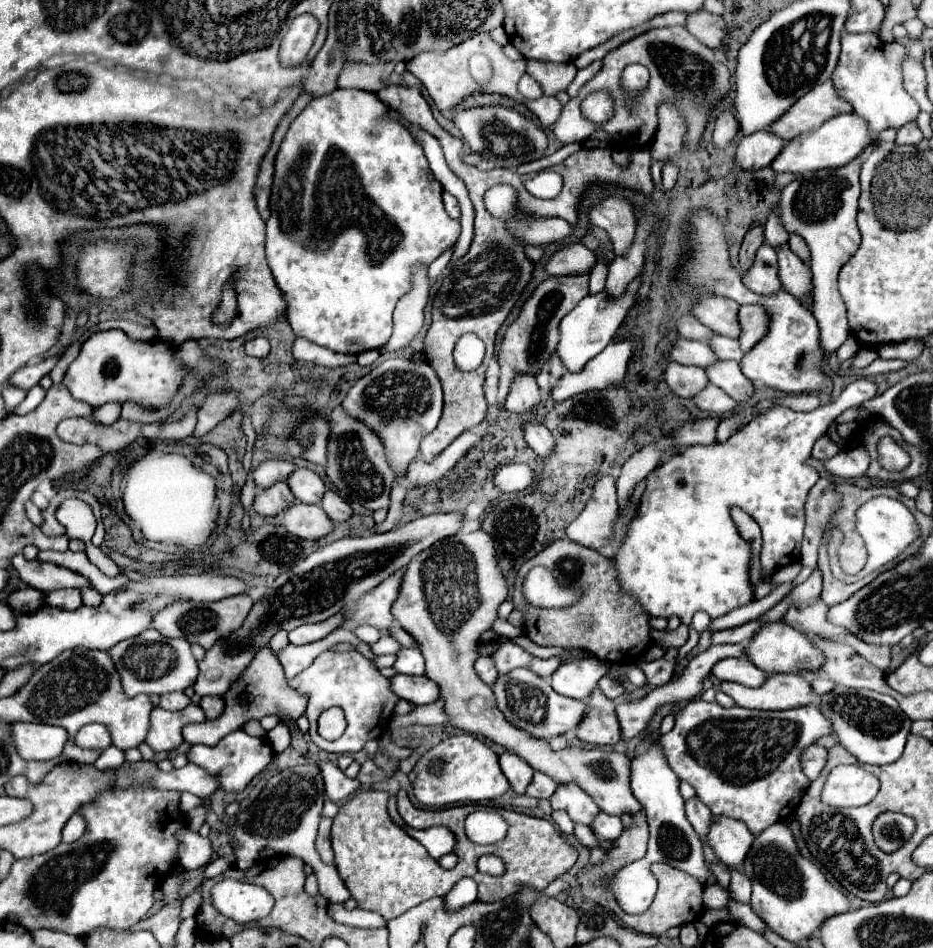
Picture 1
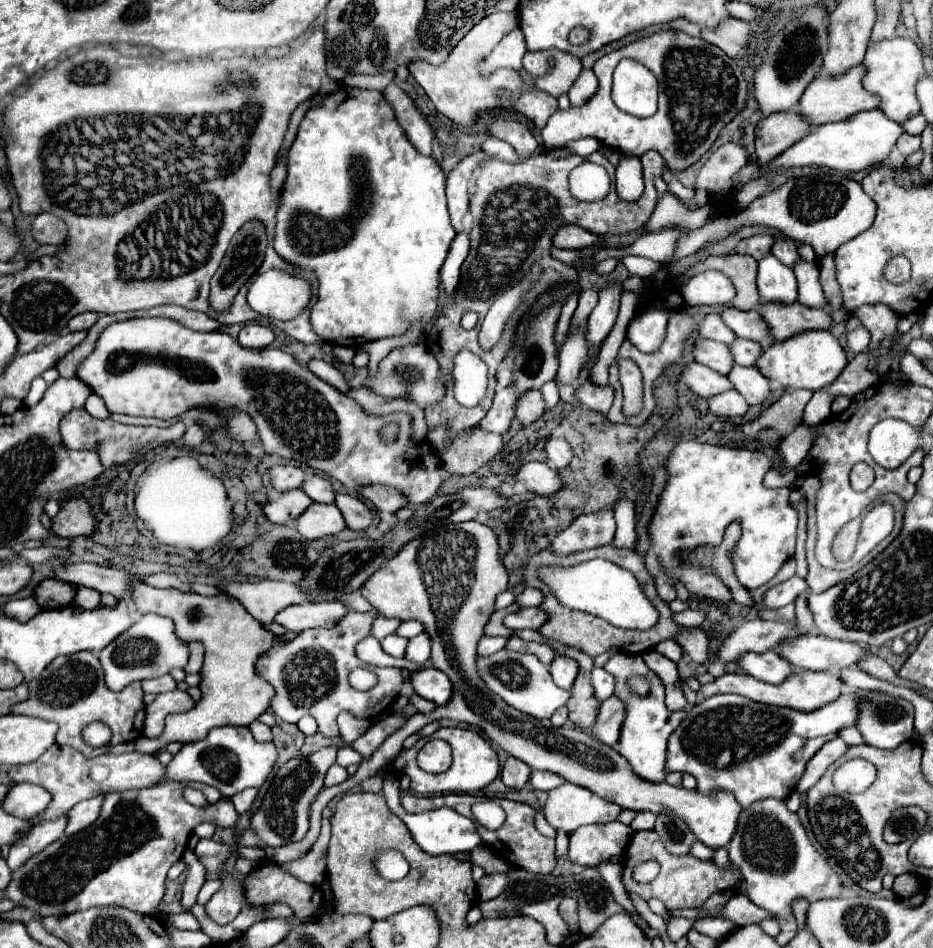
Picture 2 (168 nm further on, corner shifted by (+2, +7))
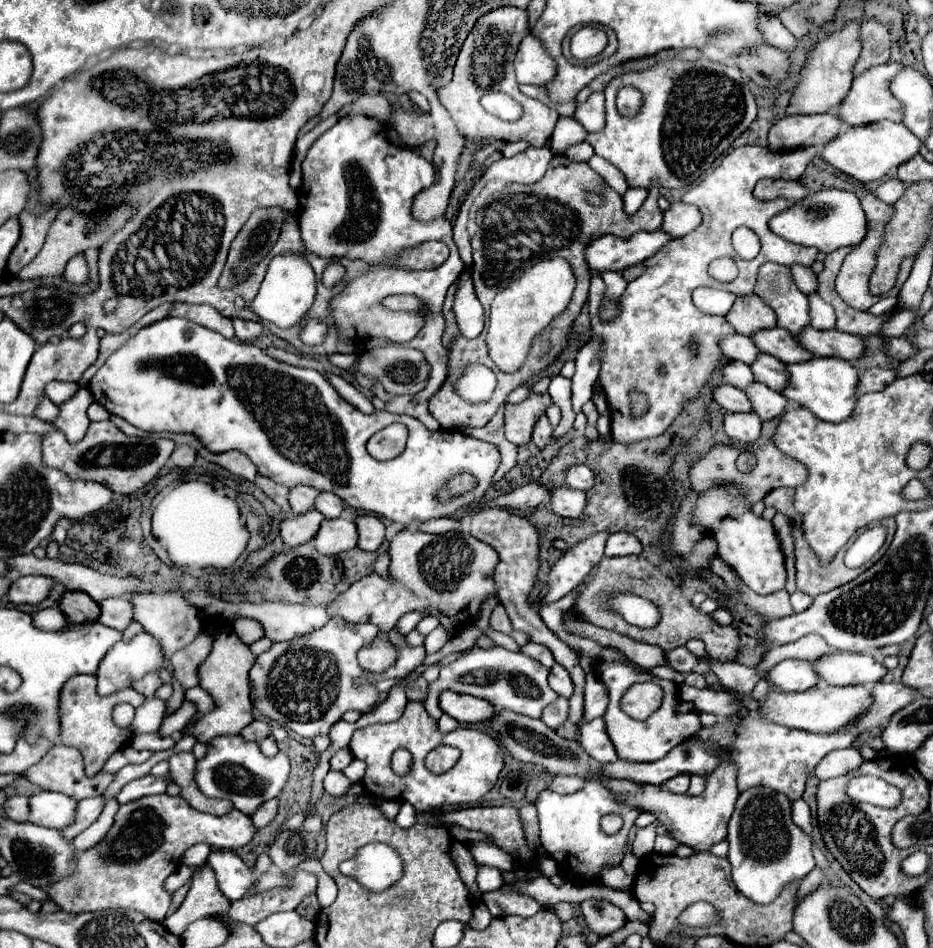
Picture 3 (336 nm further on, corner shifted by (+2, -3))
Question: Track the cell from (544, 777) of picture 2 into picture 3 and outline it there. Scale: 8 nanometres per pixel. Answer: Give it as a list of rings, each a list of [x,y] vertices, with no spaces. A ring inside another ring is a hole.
[[[557,776],[557,778],[553,778],[553,782],[549,784],[549,790],[551,790],[551,792],[557,792],[557,794],[573,794],[573,792],[577,792],[583,784],[585,784],[585,780],[579,780],[579,778],[575,778],[575,776]]]

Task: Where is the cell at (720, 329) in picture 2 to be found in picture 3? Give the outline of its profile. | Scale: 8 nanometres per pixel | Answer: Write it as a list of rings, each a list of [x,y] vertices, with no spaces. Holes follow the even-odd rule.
[[[743,334],[725,336],[725,340],[721,338],[719,342],[721,342],[719,346],[721,346],[723,356],[729,358],[729,360],[741,360],[745,364],[751,364],[757,358],[757,354],[759,354],[759,350],[751,342],[751,338],[743,336]]]

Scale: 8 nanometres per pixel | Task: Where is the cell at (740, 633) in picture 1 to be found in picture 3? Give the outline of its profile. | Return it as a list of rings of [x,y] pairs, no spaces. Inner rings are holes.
[[[793,592],[791,594],[791,606],[793,606],[793,610],[795,612],[801,612],[801,610],[805,610],[805,608],[809,608],[809,604],[813,602],[813,598],[811,596],[807,596],[805,592]]]

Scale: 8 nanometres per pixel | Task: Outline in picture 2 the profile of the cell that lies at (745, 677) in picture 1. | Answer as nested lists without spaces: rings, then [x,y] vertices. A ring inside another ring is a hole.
[[[767,650],[763,654],[745,654],[739,664],[753,678],[769,684],[781,684],[785,682],[785,678],[789,678],[789,674],[795,672],[793,664],[781,658],[781,654],[777,654],[775,650]]]

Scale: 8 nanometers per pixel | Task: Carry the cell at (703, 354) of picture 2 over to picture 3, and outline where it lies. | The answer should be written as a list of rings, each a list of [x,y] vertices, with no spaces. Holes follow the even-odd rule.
[[[727,362],[721,368],[721,376],[727,384],[731,384],[735,388],[741,388],[741,390],[755,380],[753,374],[751,374],[751,368],[745,362]]]

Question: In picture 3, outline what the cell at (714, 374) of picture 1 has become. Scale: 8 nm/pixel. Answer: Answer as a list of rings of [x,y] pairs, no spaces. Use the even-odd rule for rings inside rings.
[[[753,382],[745,388],[745,394],[751,402],[753,412],[761,418],[761,420],[771,420],[781,416],[781,412],[787,406],[787,398],[781,392],[775,392],[771,388],[767,388],[761,382]]]

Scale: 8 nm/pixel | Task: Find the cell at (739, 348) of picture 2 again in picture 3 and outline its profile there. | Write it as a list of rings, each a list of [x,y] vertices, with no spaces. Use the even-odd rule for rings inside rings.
[[[759,354],[757,360],[751,364],[751,372],[757,382],[767,384],[771,390],[783,390],[783,386],[789,380],[789,374],[785,372],[785,364],[769,354]]]

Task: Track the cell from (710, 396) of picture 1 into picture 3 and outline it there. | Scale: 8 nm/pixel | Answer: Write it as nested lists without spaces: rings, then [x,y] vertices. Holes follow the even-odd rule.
[[[727,412],[723,424],[727,436],[741,440],[743,444],[757,440],[761,432],[761,420],[755,412]]]

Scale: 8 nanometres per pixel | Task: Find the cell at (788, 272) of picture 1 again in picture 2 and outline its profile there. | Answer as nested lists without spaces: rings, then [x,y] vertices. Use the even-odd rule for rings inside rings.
[[[801,260],[793,266],[793,272],[799,284],[799,302],[809,308],[827,308],[827,298],[819,284],[819,266]]]

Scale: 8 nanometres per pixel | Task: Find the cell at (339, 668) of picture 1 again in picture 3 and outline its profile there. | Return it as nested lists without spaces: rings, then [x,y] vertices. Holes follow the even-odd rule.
[[[333,616],[325,628],[311,632],[309,636],[299,636],[291,642],[275,642],[267,652],[263,652],[255,666],[251,668],[251,700],[255,710],[263,716],[275,720],[287,730],[303,738],[327,736],[329,728],[341,720],[347,710],[357,710],[361,714],[371,712],[377,706],[379,694],[373,686],[353,688],[355,676],[369,676],[377,680],[395,678],[401,680],[409,676],[417,666],[425,660],[425,648],[409,648],[405,638],[391,630],[387,634],[389,642],[397,648],[397,660],[383,672],[367,672],[359,666],[357,652],[381,634],[375,624],[353,624],[341,620],[341,616]]]

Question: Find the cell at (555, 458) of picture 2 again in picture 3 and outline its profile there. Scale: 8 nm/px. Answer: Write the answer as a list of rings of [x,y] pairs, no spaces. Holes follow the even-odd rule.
[[[573,464],[565,470],[565,482],[577,490],[589,490],[593,486],[593,472],[585,464]]]

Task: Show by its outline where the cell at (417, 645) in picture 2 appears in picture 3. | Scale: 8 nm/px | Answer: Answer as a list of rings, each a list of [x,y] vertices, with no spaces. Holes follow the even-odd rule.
[[[439,626],[439,628],[435,628],[429,636],[425,636],[425,650],[427,650],[427,654],[433,654],[433,652],[437,652],[437,650],[441,650],[443,648],[443,644],[447,642],[447,638],[449,638],[449,634]]]

